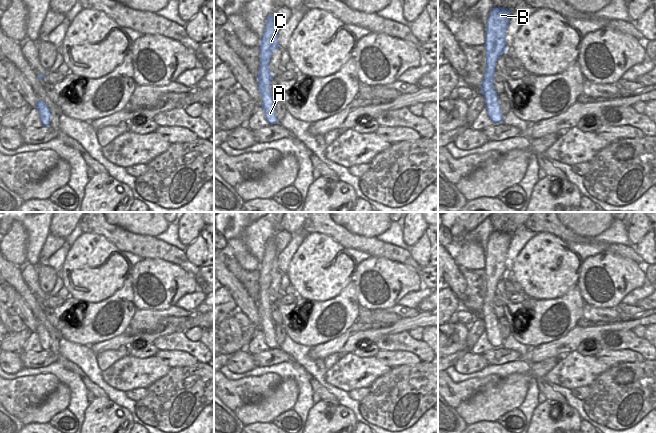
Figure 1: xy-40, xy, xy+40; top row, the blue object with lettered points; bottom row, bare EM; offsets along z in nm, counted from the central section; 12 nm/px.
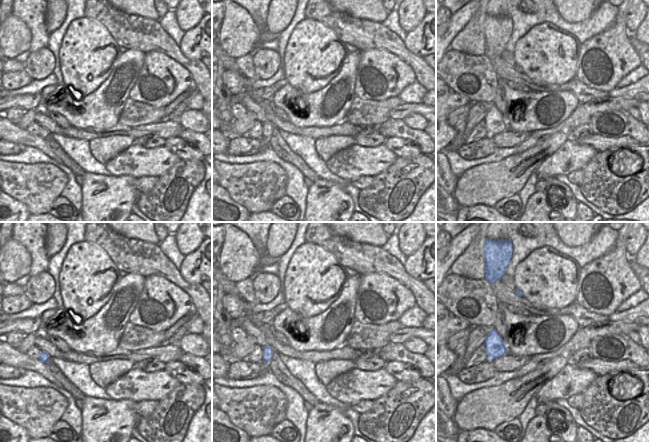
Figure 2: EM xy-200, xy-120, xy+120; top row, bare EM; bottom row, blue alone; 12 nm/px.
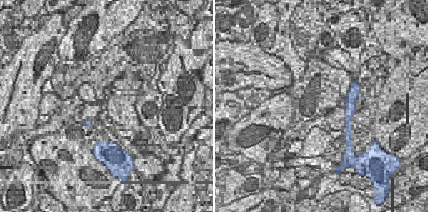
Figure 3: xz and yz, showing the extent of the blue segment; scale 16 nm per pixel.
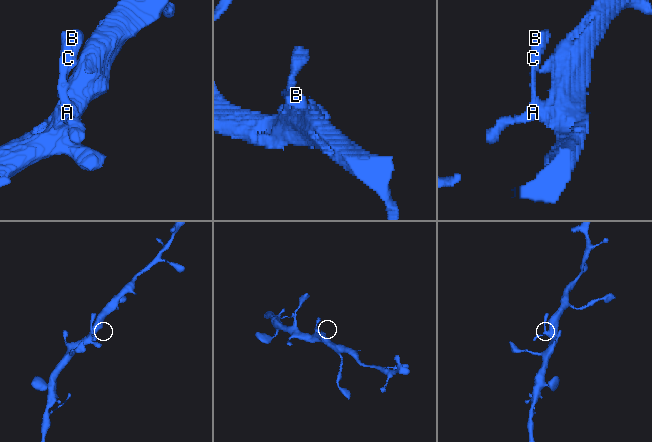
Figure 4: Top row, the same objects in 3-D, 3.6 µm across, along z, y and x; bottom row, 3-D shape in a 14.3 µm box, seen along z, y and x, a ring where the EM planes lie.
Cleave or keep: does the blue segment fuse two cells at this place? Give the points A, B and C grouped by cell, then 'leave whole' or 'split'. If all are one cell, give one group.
A B C; leave whole

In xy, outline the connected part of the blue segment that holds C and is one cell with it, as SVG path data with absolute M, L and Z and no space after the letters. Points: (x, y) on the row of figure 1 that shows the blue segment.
M270 14L265 22L265 30L259 42L259 70L257 84L261 96L261 108L265 114L265 119L269 125L277 122L275 116L275 99L271 94L270 83L274 76L269 71L269 62L273 51L279 49L278 29L275 17Z

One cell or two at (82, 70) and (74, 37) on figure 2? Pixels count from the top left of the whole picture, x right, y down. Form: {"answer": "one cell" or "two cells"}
{"answer": "one cell"}

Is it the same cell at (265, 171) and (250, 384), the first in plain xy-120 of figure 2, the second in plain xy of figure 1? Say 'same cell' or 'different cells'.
same cell

